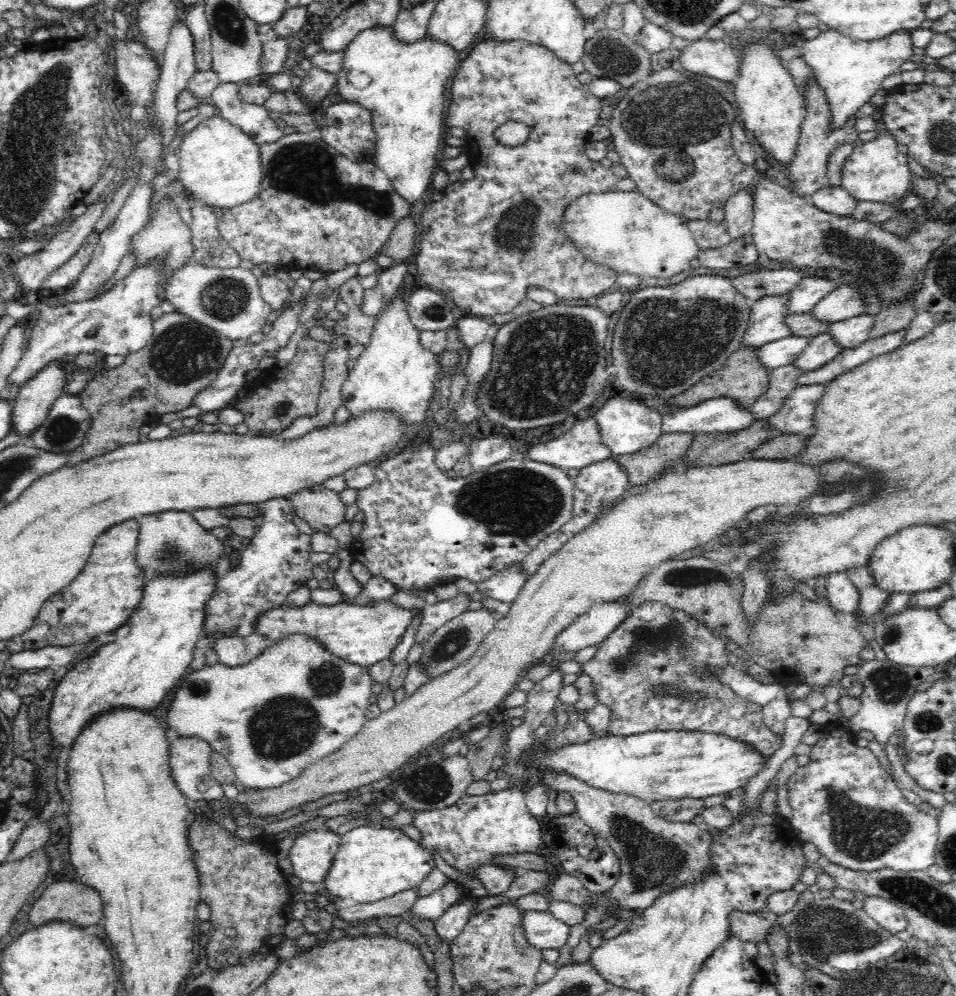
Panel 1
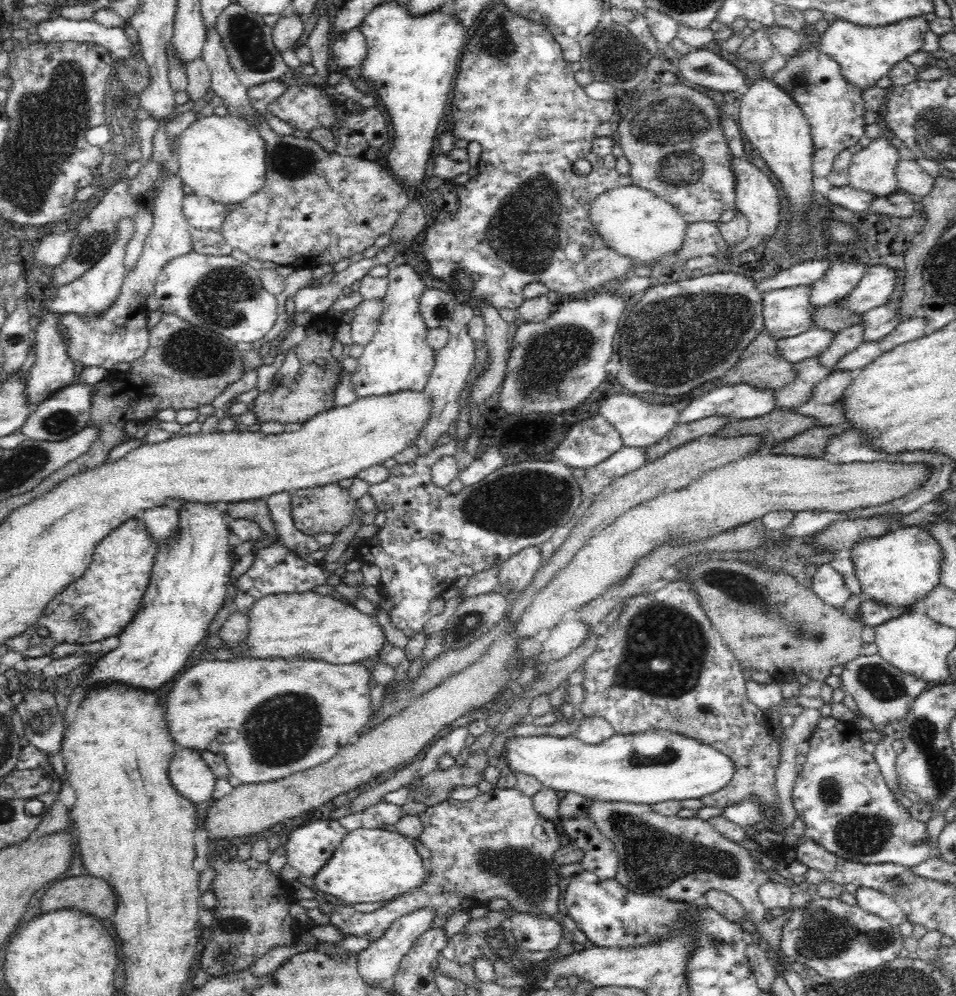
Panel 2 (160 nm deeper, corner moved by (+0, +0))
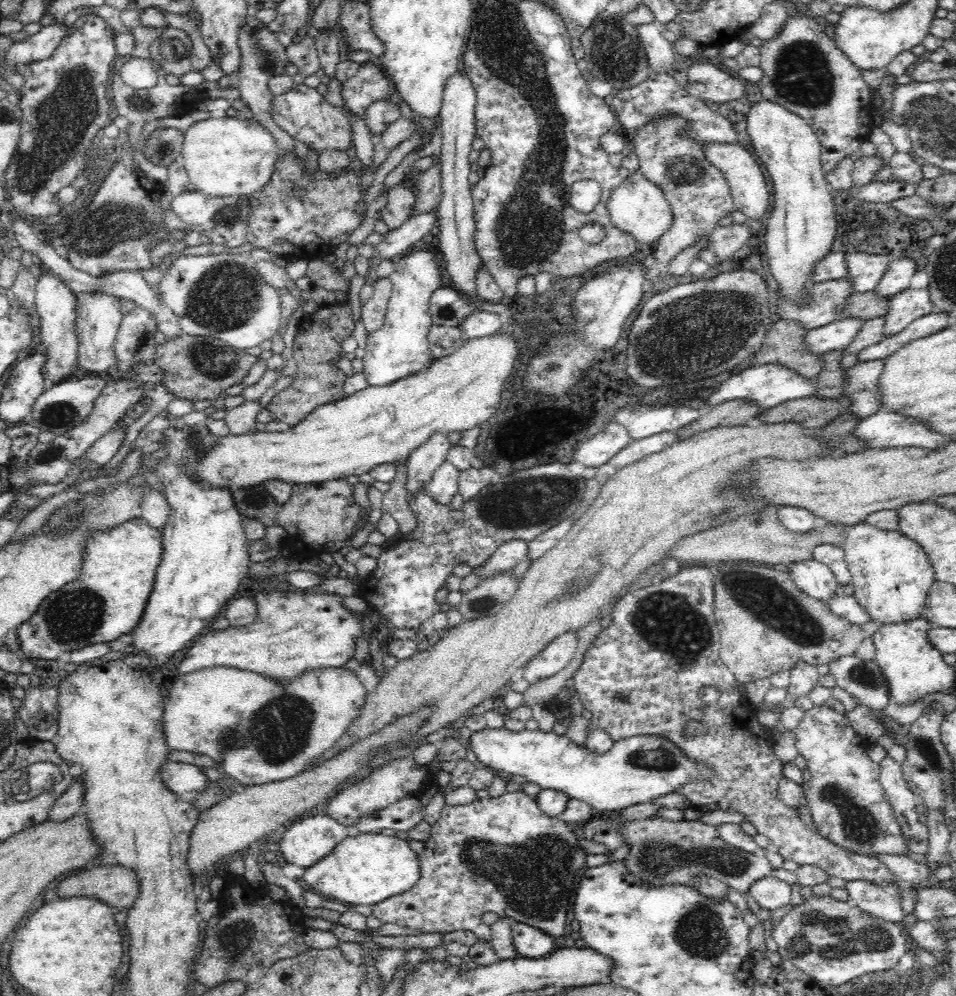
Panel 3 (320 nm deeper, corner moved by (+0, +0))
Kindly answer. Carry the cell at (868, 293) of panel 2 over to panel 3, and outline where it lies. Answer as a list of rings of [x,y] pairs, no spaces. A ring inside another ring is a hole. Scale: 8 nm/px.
[[[898,258],[888,266],[880,284],[874,290],[879,296],[892,298],[900,292],[907,290],[910,286],[910,279],[917,272],[917,262],[912,258]]]

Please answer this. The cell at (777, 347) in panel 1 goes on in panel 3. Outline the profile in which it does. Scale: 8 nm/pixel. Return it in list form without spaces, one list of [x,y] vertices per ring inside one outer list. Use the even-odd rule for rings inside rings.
[[[840,318],[826,326],[807,330],[804,341],[808,351],[817,355],[844,349],[852,342],[852,338],[856,338],[856,334],[860,332],[862,324],[865,320],[862,318]]]

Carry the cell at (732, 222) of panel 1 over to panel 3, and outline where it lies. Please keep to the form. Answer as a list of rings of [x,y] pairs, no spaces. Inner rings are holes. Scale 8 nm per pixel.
[[[748,222],[730,226],[719,226],[711,235],[711,250],[716,254],[716,262],[722,264],[724,260],[730,260],[736,250],[740,250],[750,236],[750,224]]]

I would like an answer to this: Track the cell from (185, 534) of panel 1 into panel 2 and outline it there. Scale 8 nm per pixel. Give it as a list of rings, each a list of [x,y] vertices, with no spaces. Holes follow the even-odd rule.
[[[168,505],[155,506],[141,513],[141,519],[146,524],[148,533],[159,546],[168,537],[176,534],[177,526],[180,524],[180,512]]]

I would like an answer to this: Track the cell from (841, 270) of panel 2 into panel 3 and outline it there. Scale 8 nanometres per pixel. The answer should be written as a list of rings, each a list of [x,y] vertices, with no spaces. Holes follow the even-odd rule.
[[[848,254],[846,256],[848,275],[852,281],[853,294],[874,291],[884,277],[891,259],[888,254]]]

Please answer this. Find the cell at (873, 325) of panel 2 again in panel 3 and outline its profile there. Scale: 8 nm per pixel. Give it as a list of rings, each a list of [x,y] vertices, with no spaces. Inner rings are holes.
[[[908,288],[889,301],[889,310],[884,314],[884,336],[892,336],[904,330],[916,318],[934,311],[930,292]]]

